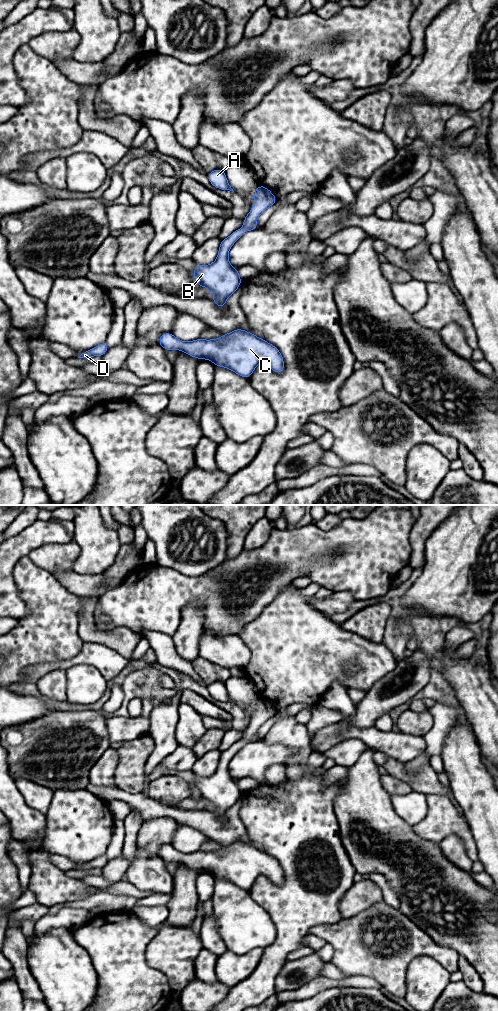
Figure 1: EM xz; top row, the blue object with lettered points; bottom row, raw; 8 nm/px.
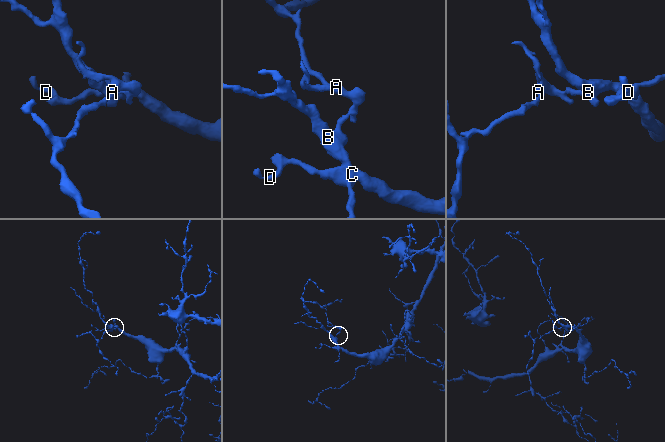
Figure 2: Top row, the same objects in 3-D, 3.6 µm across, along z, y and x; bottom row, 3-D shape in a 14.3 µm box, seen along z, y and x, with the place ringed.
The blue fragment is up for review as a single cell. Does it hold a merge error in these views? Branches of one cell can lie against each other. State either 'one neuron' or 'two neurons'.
one neuron

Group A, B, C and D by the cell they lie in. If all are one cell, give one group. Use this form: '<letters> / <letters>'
A B C D

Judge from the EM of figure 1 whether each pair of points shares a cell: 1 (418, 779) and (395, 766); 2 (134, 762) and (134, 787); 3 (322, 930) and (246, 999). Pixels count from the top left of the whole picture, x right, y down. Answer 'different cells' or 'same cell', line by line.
1: same cell
2: same cell
3: different cells

